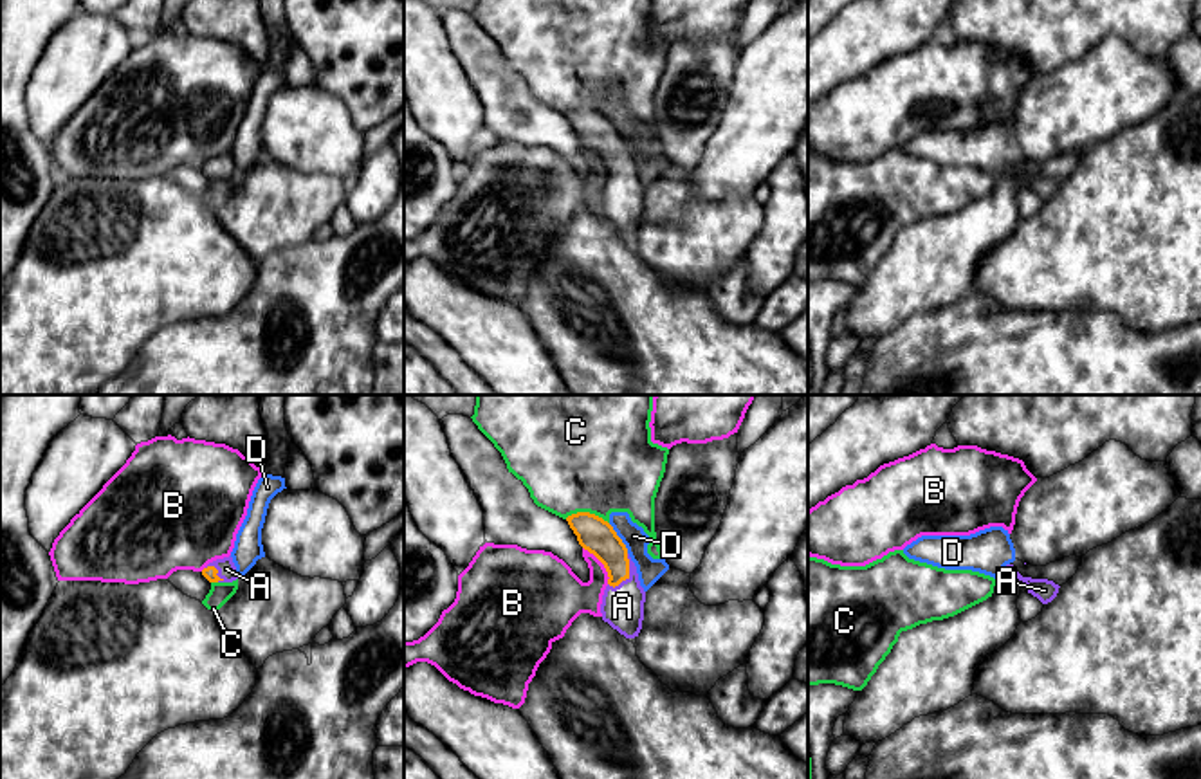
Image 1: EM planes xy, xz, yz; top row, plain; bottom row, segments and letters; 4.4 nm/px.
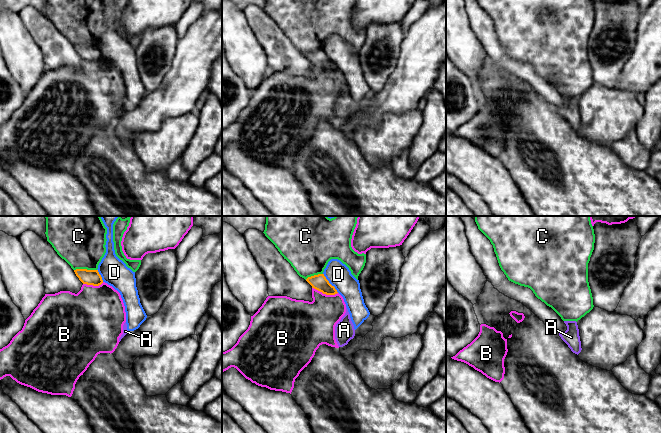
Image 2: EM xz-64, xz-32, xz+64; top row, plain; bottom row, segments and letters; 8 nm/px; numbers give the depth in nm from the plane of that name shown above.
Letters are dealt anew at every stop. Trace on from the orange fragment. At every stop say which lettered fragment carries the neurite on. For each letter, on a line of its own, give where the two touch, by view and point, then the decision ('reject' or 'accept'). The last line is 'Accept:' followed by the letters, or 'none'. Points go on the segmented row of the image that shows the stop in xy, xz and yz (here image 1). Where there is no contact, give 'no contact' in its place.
A: xz (628, 572) | accept
B: xz (603, 563) | reject
C: xz (586, 513) | reject
D: xz (619, 538) | reject
Accept: A

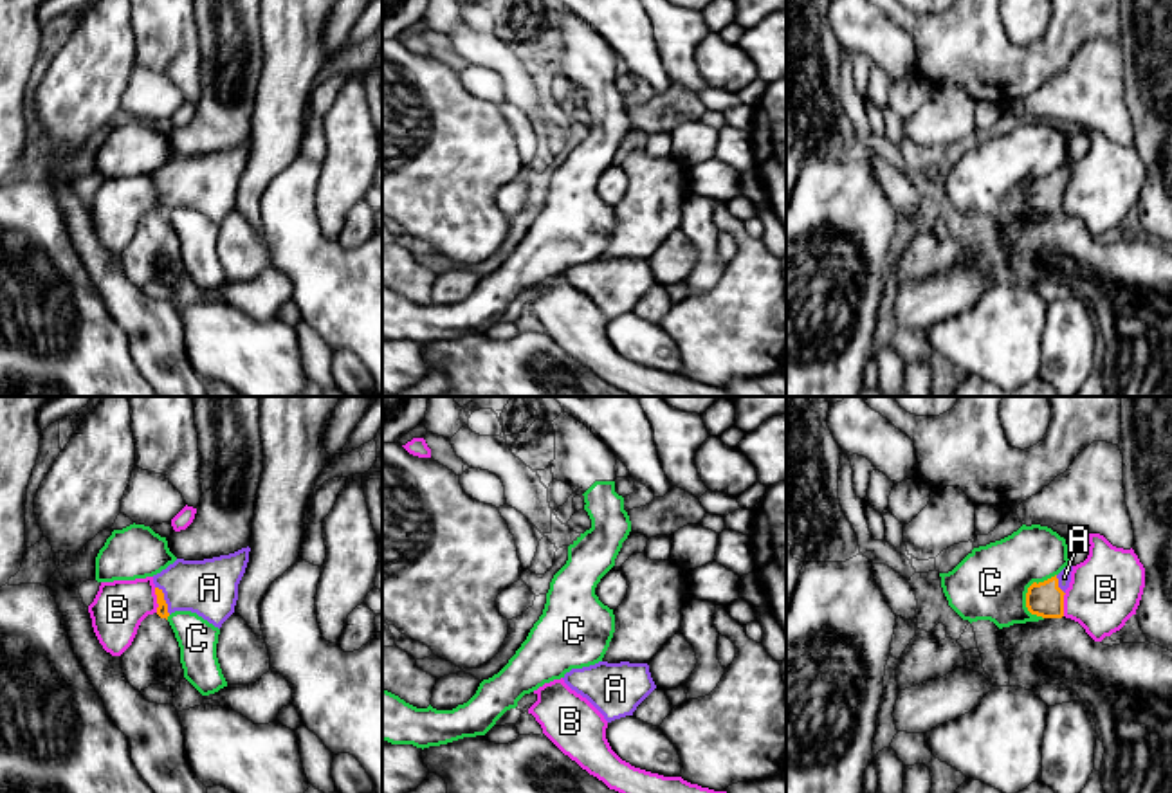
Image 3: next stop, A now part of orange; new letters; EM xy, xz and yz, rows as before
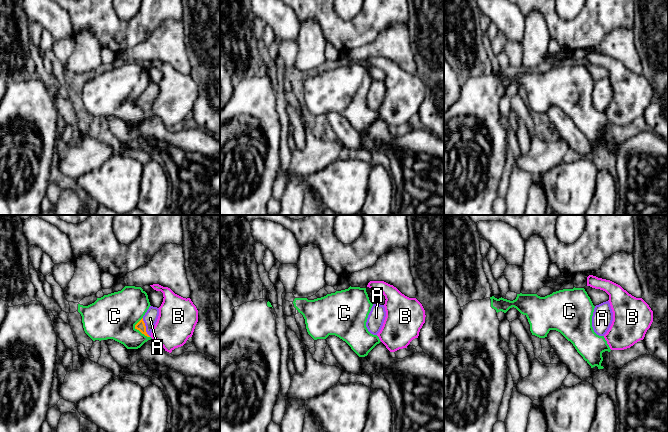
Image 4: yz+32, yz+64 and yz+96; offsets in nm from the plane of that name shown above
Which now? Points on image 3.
A: xy (164, 601) | accept
B: xy (157, 601) | reject
C: yz (1028, 588) | reject
Accept: A

